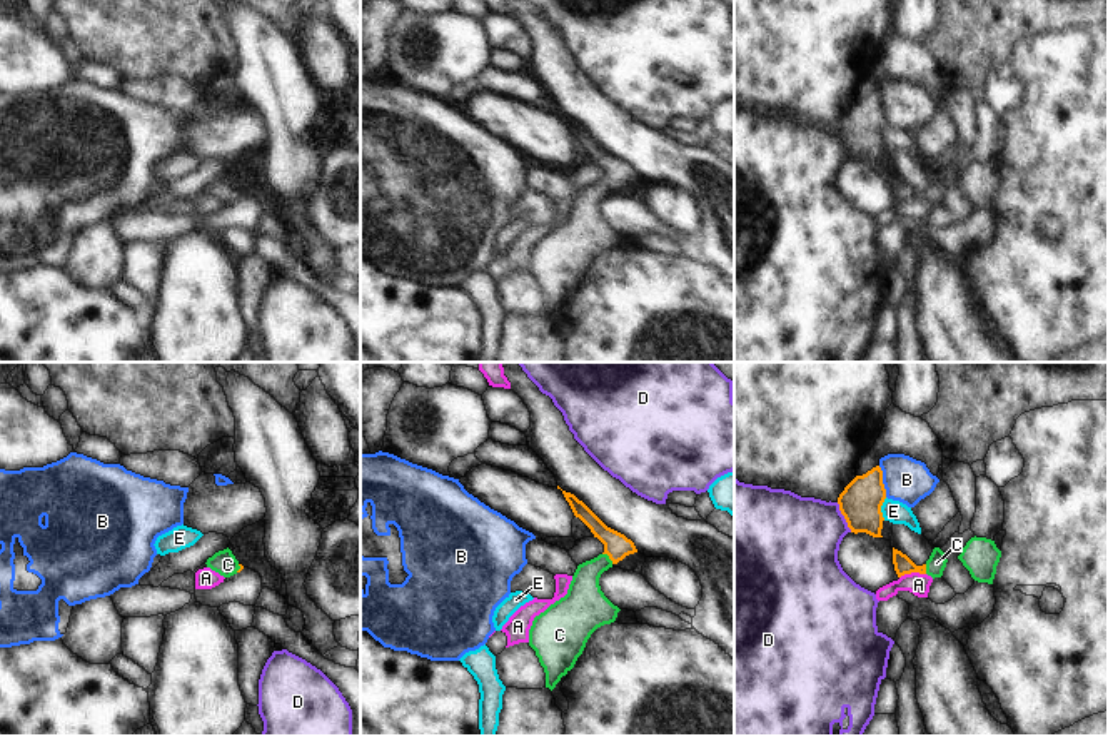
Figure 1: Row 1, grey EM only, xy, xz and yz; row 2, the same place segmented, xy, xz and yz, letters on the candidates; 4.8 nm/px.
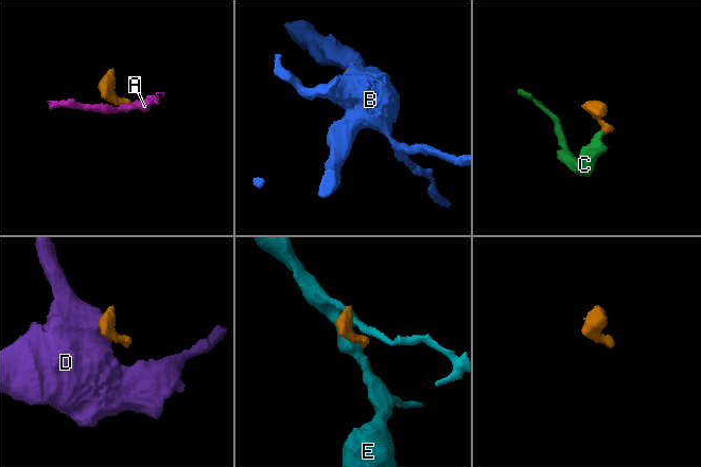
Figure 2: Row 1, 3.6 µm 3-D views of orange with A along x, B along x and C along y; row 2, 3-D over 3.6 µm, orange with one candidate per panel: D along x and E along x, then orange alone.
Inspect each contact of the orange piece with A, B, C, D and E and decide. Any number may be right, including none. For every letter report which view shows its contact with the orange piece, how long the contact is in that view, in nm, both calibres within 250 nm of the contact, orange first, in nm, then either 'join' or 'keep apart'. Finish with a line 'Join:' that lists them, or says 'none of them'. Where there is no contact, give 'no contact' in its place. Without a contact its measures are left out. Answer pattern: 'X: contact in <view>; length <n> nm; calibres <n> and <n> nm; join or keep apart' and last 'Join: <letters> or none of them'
A: contact in yz; length 130 nm; calibres 90 and 100 nm; keep apart
B: contact in yz; length 160 nm; calibres 200 and 220 nm; keep apart
C: contact in xz; length 80 nm; calibres 120 and 200 nm; join
D: contact in yz; length 160 nm; calibres 200 and 400 nm; keep apart
E: contact in yz; length 110 nm; calibres 200 and 110 nm; keep apart
Join: C

